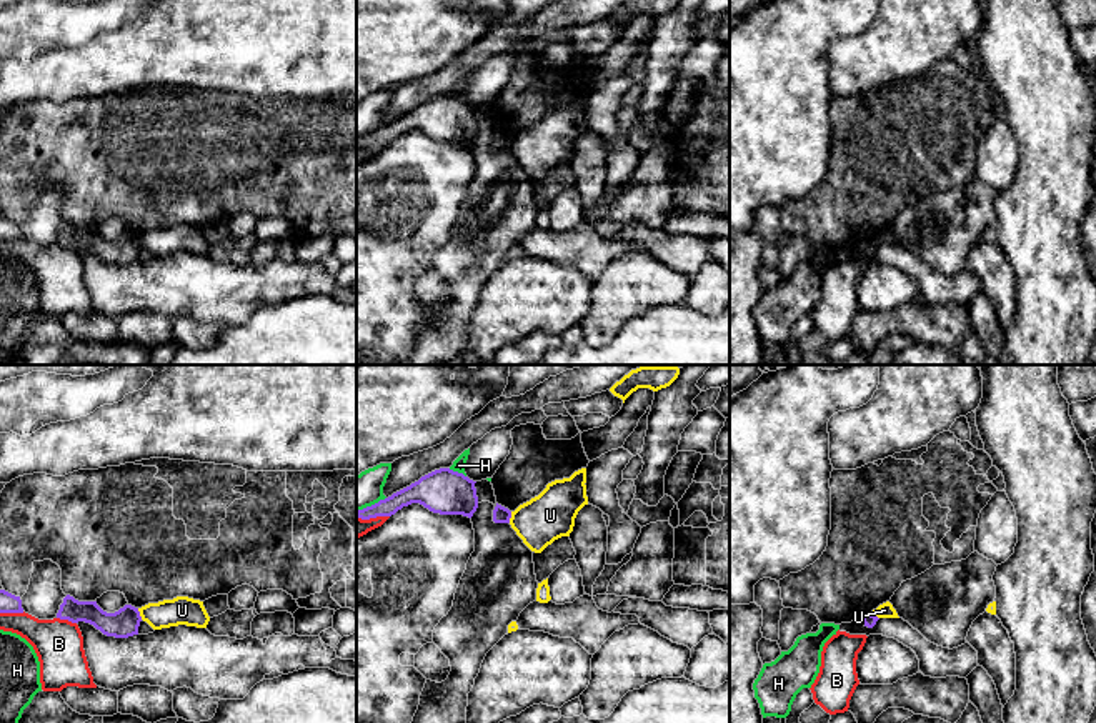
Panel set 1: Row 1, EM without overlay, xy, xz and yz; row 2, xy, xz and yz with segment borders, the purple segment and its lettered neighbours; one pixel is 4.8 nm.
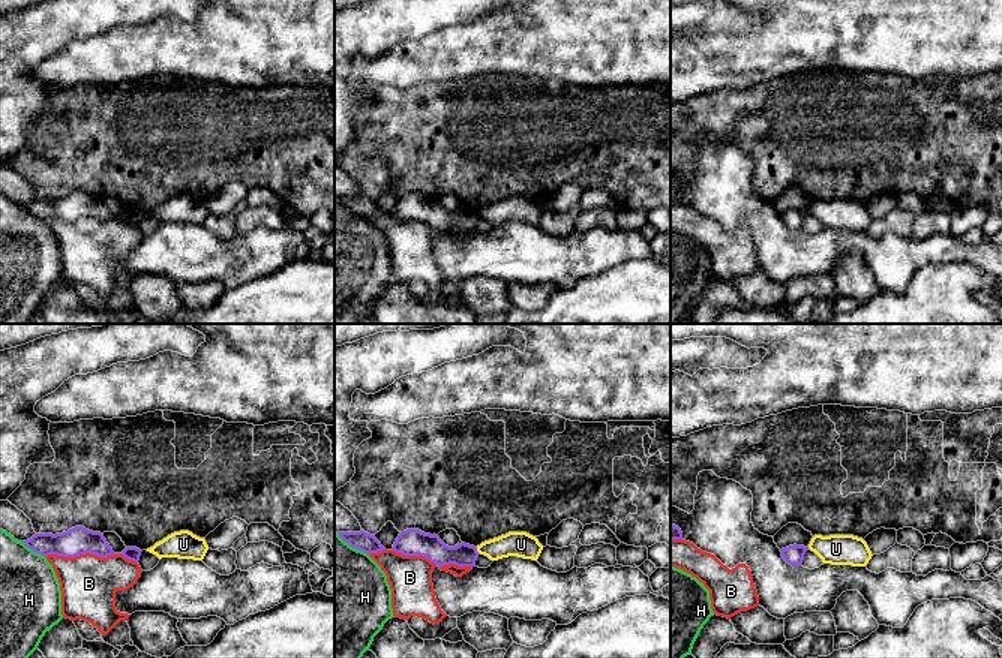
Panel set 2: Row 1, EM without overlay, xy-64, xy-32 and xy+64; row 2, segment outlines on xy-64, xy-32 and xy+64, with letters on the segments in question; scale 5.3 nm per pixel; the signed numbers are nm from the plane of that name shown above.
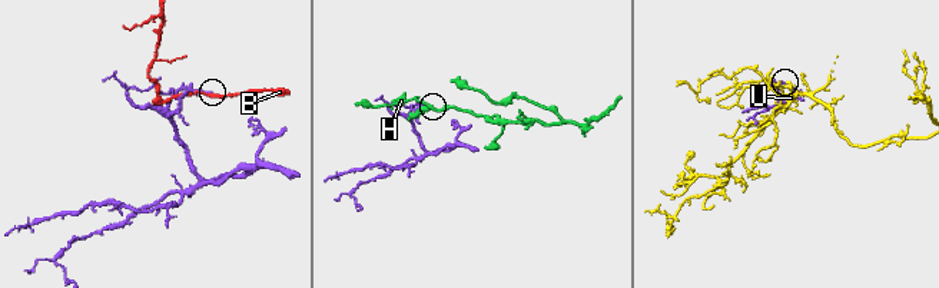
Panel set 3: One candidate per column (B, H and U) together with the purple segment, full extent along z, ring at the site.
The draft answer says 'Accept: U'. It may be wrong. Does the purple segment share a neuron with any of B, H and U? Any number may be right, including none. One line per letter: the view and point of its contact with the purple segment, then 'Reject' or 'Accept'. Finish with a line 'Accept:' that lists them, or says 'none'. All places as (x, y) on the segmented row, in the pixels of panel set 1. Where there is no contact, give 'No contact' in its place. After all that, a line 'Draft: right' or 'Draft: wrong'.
B: Touches purple at xy (12, 612). Reject
H: Touches purple at xz (457, 472). Reject
U: Touches purple at xy (139, 613). Reject
Accept: none
Draft: wrong

